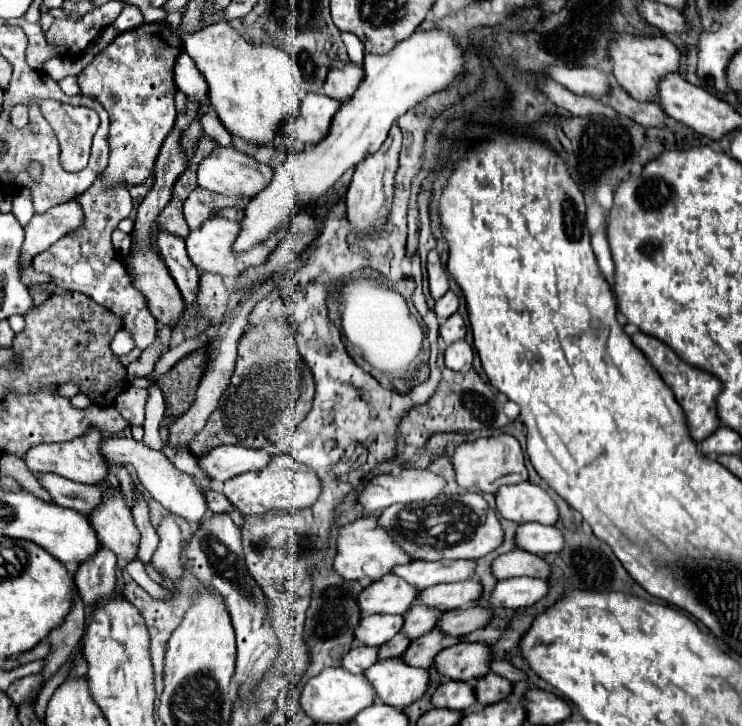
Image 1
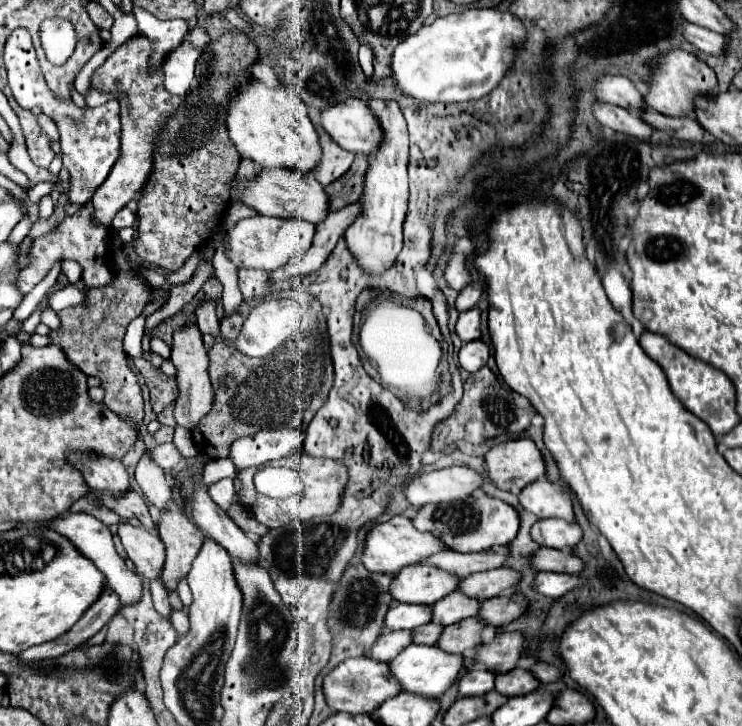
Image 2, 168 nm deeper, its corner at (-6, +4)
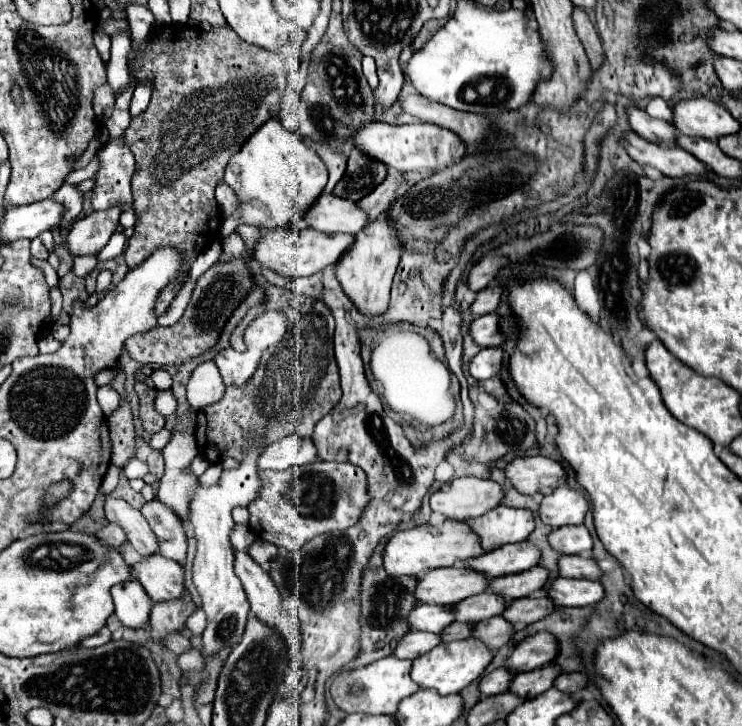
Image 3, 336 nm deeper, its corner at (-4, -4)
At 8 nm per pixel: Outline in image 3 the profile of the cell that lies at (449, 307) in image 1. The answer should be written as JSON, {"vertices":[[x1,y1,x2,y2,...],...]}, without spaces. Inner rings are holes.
{"vertices":[[493,285,493,287,487,287,487,289,479,291,475,303,471,305,473,315,481,317,481,315,487,315,487,313,493,313,499,307,501,297,503,297,503,287,501,285]]}

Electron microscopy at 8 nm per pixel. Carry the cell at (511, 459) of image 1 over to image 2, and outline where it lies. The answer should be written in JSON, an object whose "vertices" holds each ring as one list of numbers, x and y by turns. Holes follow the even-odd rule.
{"vertices":[[513,439,485,453,489,481,503,491,519,493,525,485,545,475,545,463,531,439]]}

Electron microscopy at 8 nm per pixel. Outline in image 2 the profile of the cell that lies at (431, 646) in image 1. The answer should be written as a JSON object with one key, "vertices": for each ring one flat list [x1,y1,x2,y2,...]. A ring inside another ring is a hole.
{"vertices":[[475,617,471,619,463,619,459,623,453,623,453,625,447,625,443,629,443,637,439,637,437,641,437,647,447,651,447,653,457,653,457,655,463,655,463,653,469,653,475,645,479,645,479,631,483,629,485,625,479,623]]}

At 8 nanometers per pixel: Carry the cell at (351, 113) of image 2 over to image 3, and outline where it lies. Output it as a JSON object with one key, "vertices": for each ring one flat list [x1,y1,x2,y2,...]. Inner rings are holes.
{"vertices":[[367,123,363,125,353,145,359,147,363,153,379,159,381,163,401,171,401,173,435,173,443,167,449,167,457,161,461,161,467,153,467,145,457,137,457,133,433,125,433,123,413,123,413,125,387,125,387,123]]}

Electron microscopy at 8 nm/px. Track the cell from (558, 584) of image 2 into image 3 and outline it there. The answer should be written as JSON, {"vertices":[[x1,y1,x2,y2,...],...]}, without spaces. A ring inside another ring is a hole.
{"vertices":[[555,579,549,587,549,597,563,607,587,607,605,597,605,589,599,581,589,579]]}

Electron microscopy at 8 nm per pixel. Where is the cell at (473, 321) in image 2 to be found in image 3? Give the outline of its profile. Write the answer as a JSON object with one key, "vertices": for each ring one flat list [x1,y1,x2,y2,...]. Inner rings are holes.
{"vertices":[[497,313,477,317,471,323,471,337,481,345,481,347,499,347,505,343,505,335,501,333,499,327,501,317]]}

